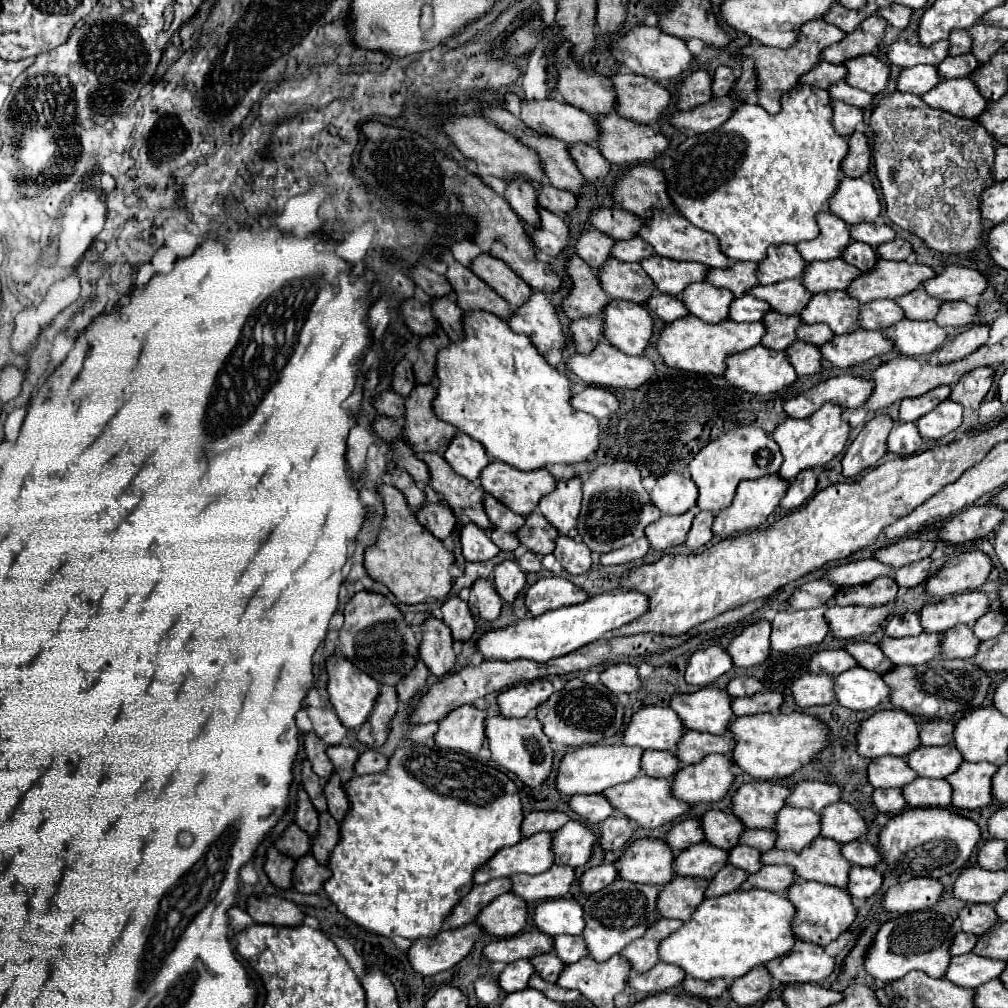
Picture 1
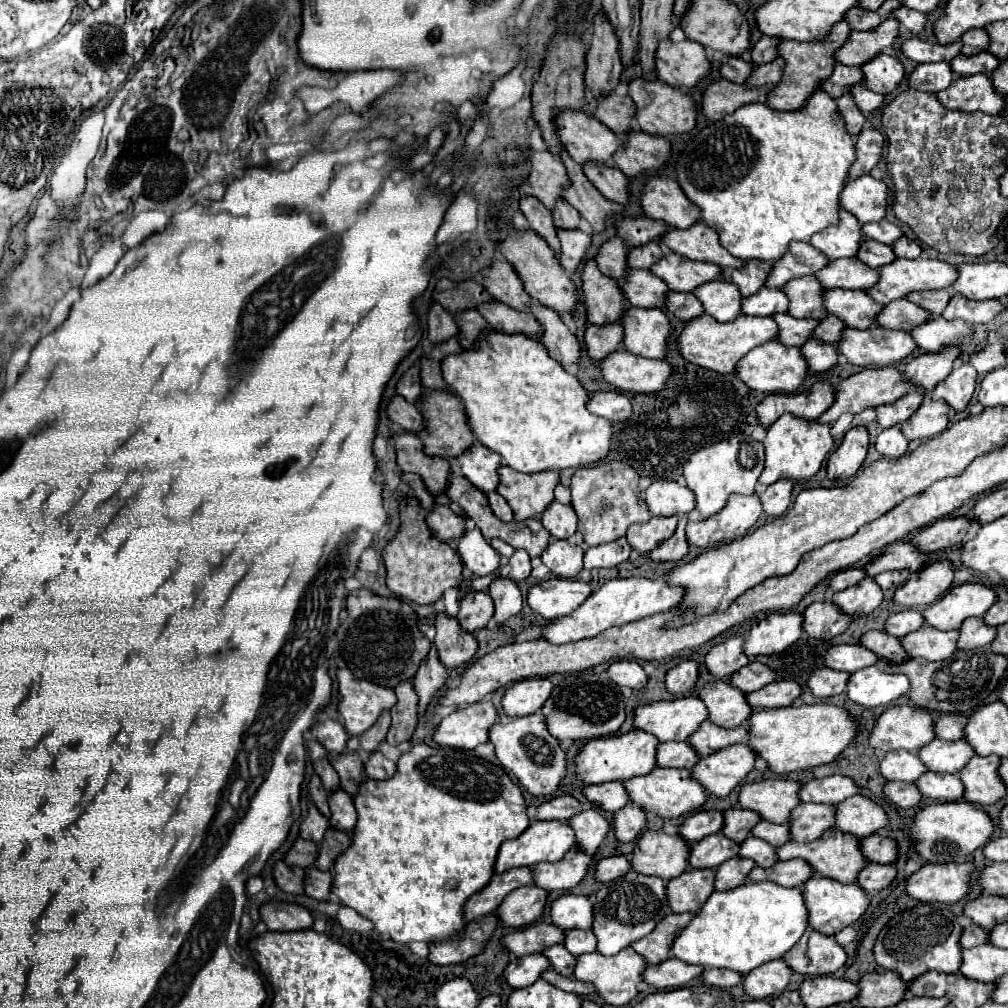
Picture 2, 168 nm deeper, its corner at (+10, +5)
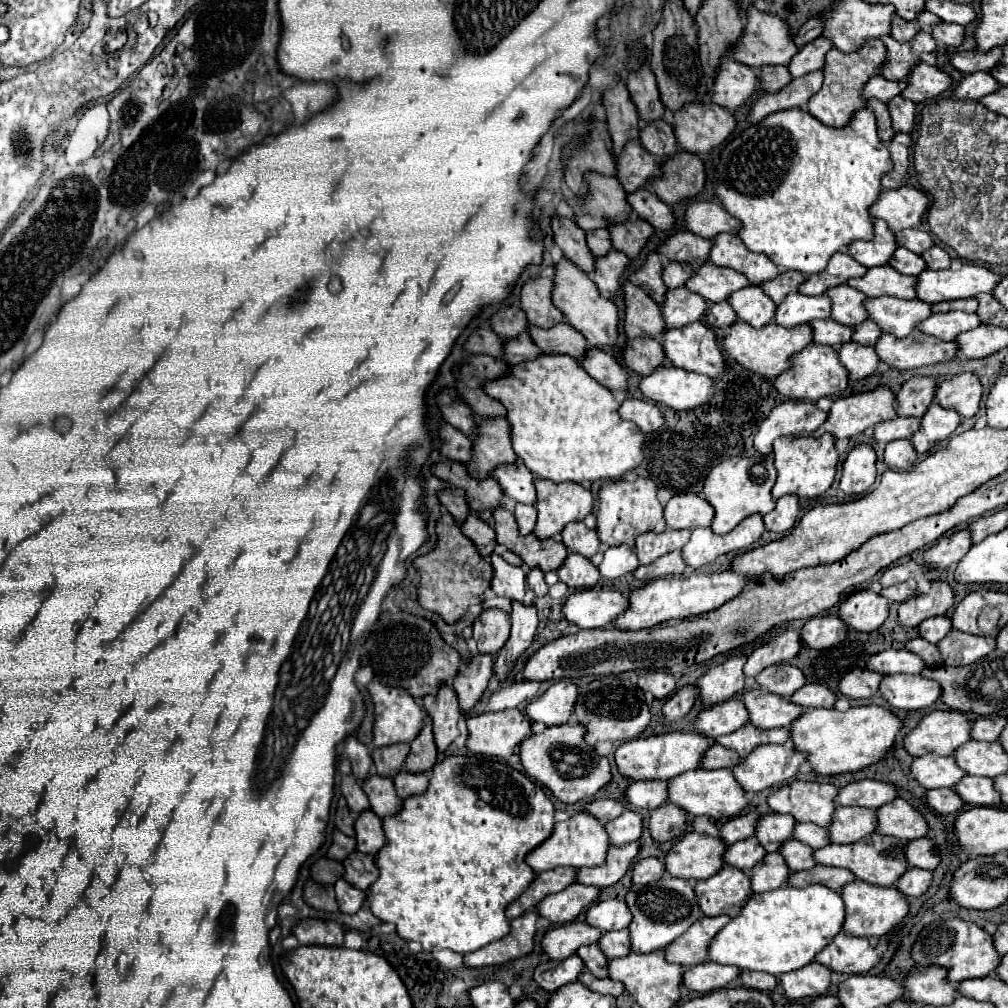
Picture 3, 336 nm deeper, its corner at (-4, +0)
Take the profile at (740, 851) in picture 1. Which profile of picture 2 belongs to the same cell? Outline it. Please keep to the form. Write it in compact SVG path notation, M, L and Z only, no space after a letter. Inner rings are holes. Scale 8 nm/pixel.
M755 836L747 838L741 844L739 856L741 858L753 858L757 862L757 866L761 866L761 868L771 868L773 864L779 862L777 848L771 846L769 842L765 842L765 840L761 840L761 838L755 838Z

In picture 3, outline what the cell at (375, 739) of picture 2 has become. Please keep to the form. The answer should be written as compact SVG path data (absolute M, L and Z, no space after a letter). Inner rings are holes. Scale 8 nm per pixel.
M395 743L395 745L373 749L371 757L379 775L393 777L399 769L403 769L403 761L407 753L409 753L409 743Z

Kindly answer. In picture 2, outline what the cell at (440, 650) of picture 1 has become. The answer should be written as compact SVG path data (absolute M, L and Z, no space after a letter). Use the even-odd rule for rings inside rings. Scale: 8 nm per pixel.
M433 648L431 654L421 662L421 668L417 670L417 674L413 678L413 686L415 686L415 692L419 696L419 716L425 716L427 704L445 686L447 678L449 678L449 674Z

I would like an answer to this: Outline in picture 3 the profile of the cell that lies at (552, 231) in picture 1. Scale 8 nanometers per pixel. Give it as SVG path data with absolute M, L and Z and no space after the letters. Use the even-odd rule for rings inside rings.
M611 249L603 257L595 257L595 271L591 275L597 289L605 295L613 295L621 289L621 279L627 271L627 255L617 249Z

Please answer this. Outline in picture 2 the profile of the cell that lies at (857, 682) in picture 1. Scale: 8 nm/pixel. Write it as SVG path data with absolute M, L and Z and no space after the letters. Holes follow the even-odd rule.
M877 666L859 670L847 684L847 694L853 702L865 708L889 706L893 700L907 696L911 684L903 674L887 674Z

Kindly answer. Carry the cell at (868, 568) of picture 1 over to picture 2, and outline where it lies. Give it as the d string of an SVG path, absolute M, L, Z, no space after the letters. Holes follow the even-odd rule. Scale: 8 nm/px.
M901 540L901 542L893 542L891 546L887 546L883 550L881 556L867 562L865 570L871 576L877 576L877 574L887 572L887 570L917 572L925 564L925 558L927 558L927 554L921 552L921 548L917 548L915 542Z

